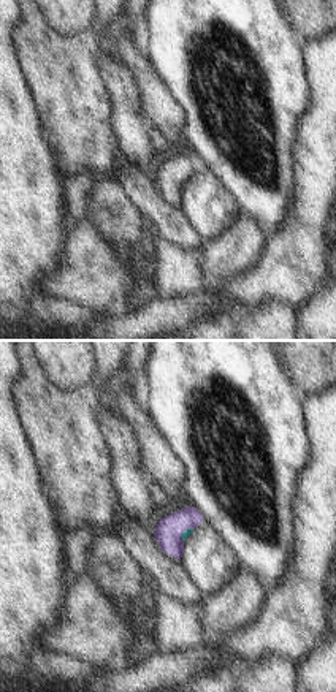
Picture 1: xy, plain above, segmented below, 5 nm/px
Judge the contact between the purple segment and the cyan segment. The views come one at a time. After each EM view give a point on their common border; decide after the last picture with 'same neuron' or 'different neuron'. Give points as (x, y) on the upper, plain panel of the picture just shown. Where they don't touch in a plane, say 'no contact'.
(183, 176)

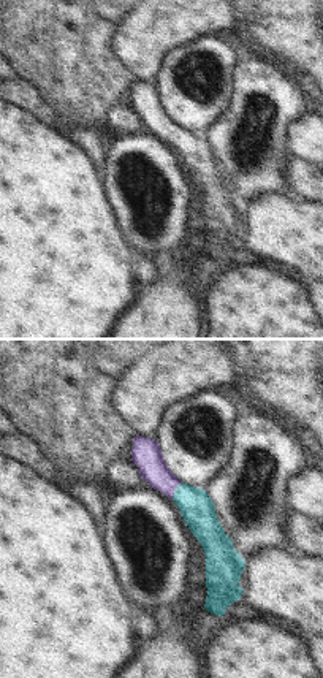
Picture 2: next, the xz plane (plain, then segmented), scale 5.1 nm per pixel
(174, 133)

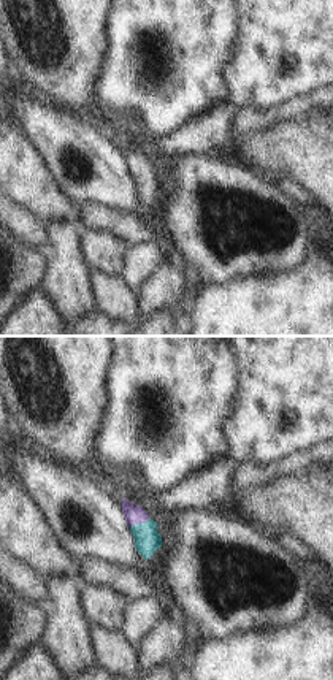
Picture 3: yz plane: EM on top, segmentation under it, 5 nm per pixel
(140, 167)

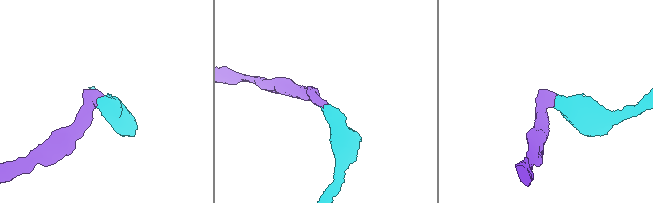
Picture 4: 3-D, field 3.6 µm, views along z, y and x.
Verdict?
same neuron

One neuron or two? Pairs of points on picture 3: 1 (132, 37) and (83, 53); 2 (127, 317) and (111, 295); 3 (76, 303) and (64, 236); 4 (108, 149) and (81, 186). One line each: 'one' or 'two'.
1: two
2: one
3: one
4: one

